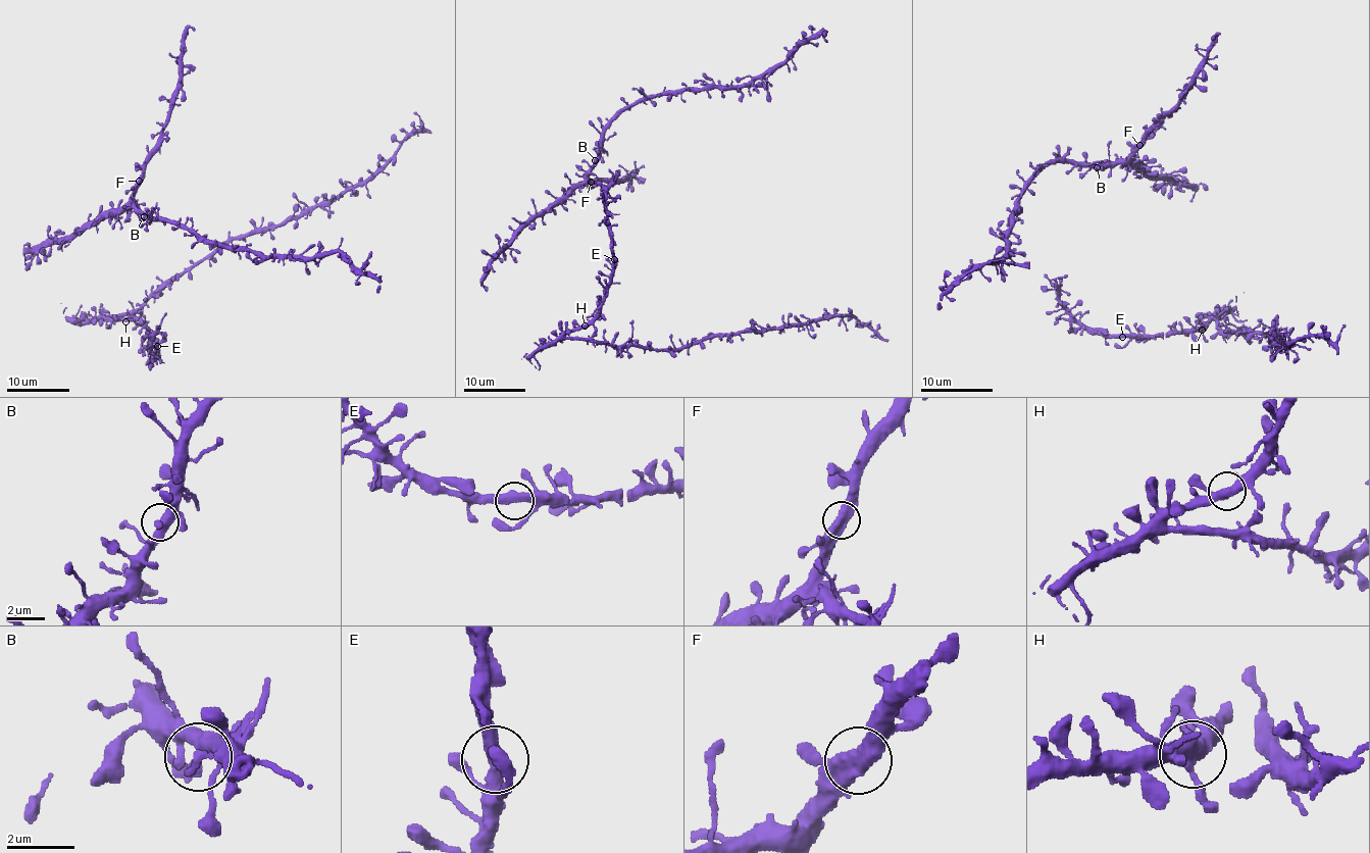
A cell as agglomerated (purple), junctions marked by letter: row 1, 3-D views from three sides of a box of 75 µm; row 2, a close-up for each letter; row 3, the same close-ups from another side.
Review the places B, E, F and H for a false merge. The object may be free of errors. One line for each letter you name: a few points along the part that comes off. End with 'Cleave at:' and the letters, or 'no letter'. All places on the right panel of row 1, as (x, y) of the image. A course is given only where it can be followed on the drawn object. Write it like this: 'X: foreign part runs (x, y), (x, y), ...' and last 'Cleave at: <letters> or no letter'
Cleave at: no letter

